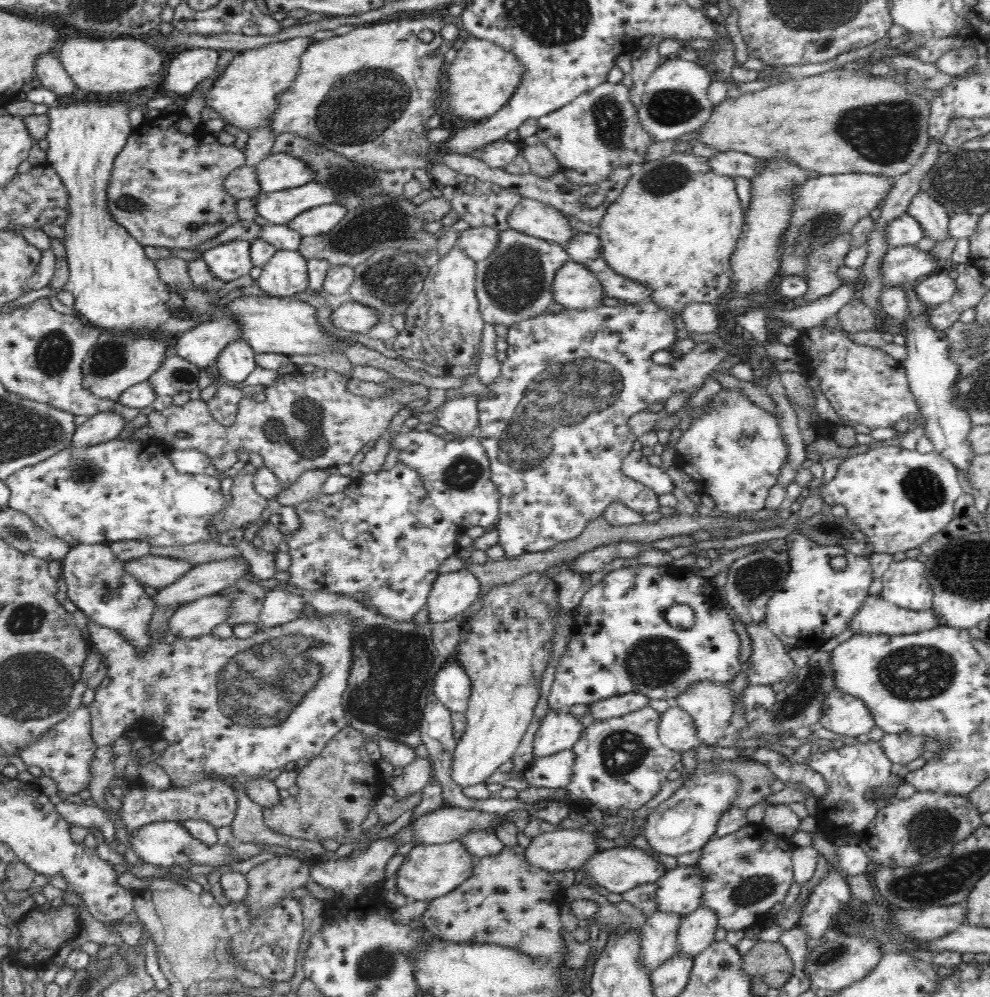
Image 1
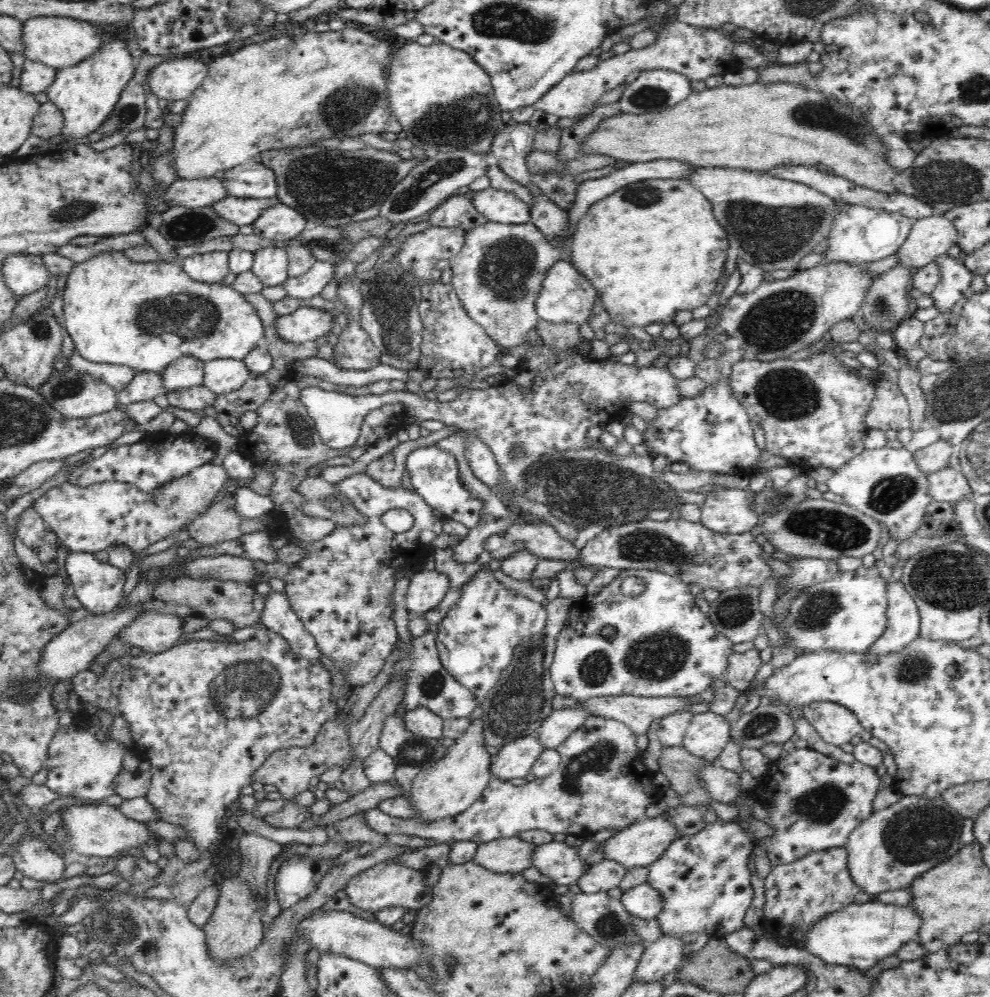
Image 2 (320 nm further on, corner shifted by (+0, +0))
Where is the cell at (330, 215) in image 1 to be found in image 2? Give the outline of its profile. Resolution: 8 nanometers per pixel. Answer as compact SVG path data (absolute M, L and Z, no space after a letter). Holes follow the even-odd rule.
M278 203L266 208L252 223L253 233L268 240L289 240L307 228L307 220L296 209Z

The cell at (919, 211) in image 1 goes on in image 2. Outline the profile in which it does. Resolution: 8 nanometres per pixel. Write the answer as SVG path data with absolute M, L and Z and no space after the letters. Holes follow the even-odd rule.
M942 254L935 261L940 267L940 282L929 295L933 298L934 307L944 313L970 292L974 274L963 265L961 258Z

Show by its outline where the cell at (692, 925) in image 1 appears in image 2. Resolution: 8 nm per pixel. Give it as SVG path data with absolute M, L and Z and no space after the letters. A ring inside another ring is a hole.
M662 935L654 942L646 942L646 948L639 958L633 981L662 981L666 974L674 972L680 966L684 956L684 947L680 938Z

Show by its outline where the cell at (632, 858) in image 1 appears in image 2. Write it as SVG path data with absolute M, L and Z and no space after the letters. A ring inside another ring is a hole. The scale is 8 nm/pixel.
M554 840L538 845L531 858L534 868L562 886L577 884L577 880L589 869L590 862L593 863L593 860L584 854L583 848Z

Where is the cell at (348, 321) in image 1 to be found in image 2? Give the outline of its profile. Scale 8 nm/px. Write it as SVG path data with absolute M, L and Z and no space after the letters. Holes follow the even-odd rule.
M301 306L296 312L279 316L274 322L277 336L294 344L315 341L332 331L334 316L324 308Z

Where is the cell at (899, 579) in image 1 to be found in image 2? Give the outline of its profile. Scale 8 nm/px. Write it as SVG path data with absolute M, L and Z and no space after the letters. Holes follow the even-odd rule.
M902 582L888 583L886 595L887 626L865 652L870 661L900 652L919 636L919 608Z

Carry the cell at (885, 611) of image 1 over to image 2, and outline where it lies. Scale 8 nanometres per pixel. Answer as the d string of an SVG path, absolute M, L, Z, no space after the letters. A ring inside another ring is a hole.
M860 566L852 572L838 572L832 580L826 580L822 584L810 586L804 592L800 592L789 604L790 612L784 618L784 622L778 625L780 632L786 634L790 647L804 653L814 653L822 650L840 653L865 653L874 641L883 634L887 626L886 617L886 590L887 580L880 576L878 568Z

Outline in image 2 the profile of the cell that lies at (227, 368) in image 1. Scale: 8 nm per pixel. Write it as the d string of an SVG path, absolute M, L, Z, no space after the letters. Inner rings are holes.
M226 357L206 361L203 369L203 385L216 395L238 390L250 374L243 359Z

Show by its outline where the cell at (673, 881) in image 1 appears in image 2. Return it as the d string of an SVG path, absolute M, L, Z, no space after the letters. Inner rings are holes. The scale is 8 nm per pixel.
M647 882L623 891L621 903L631 914L645 919L654 919L661 911L662 895Z

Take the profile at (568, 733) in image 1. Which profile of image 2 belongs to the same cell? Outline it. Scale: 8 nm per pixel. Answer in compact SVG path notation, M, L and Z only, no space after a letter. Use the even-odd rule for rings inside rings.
M536 734L513 740L491 758L491 775L504 781L522 782L544 749Z

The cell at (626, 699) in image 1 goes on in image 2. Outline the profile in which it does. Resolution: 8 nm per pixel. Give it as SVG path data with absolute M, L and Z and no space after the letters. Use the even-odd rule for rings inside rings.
M562 708L542 722L536 732L537 739L548 749L556 749L562 744L591 714L585 708Z

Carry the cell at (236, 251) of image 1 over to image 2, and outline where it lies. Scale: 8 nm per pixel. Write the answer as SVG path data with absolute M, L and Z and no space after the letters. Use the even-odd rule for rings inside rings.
M212 251L202 254L193 254L183 258L184 272L200 282L208 284L220 283L230 273L228 253L224 251Z

